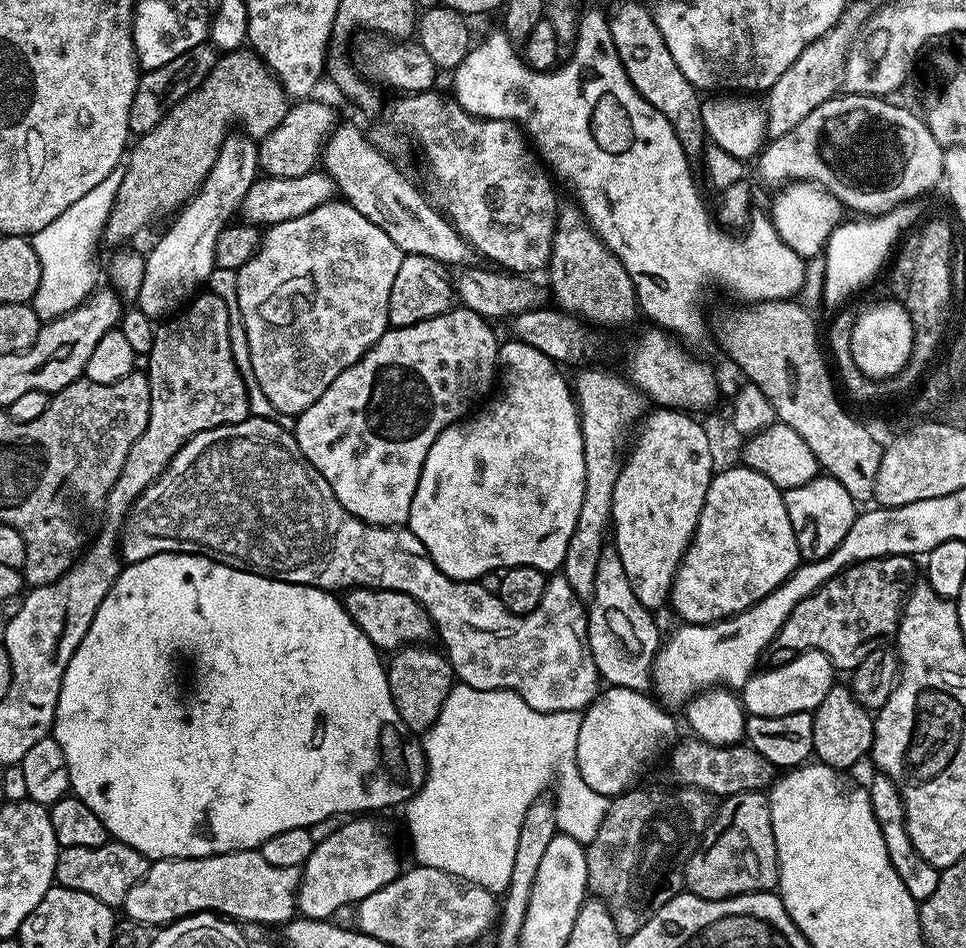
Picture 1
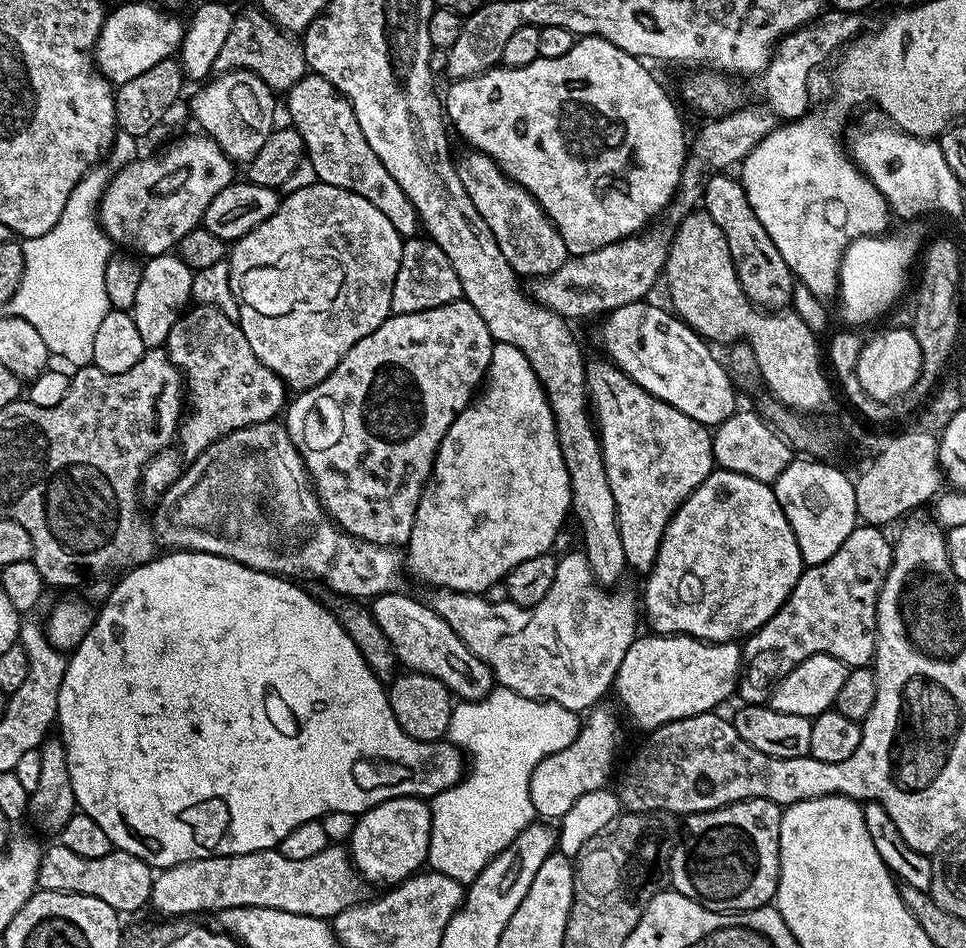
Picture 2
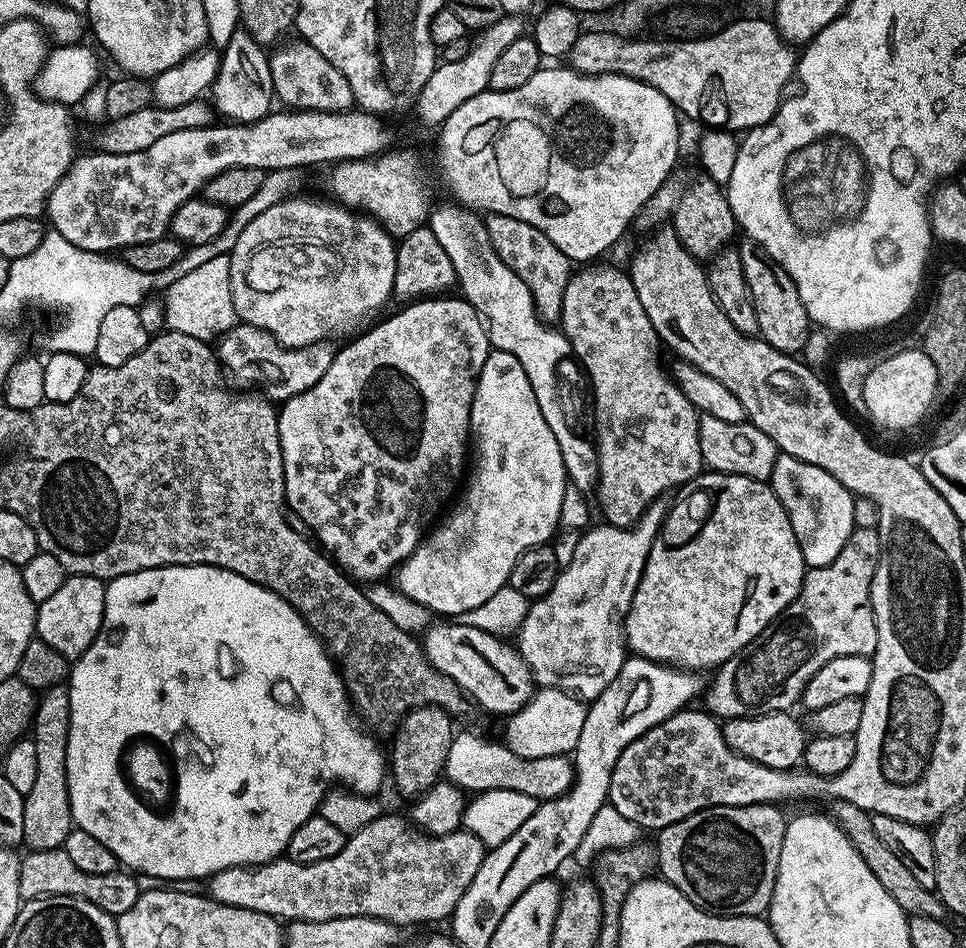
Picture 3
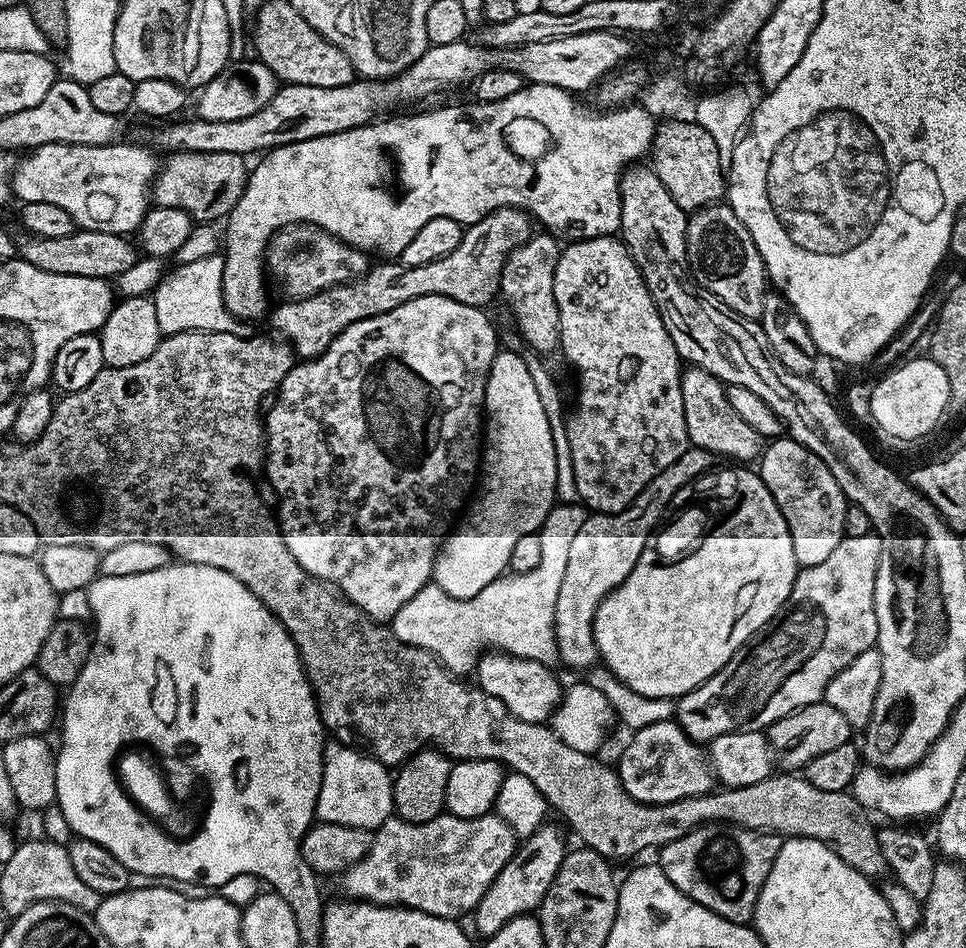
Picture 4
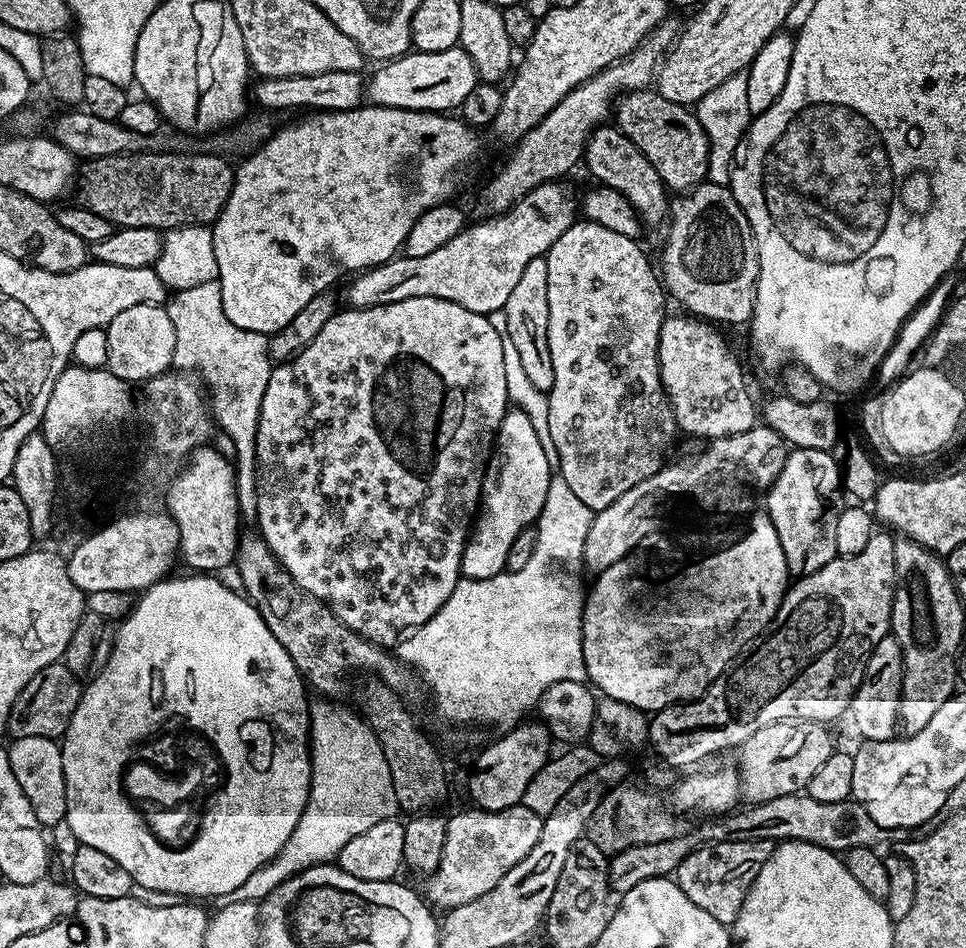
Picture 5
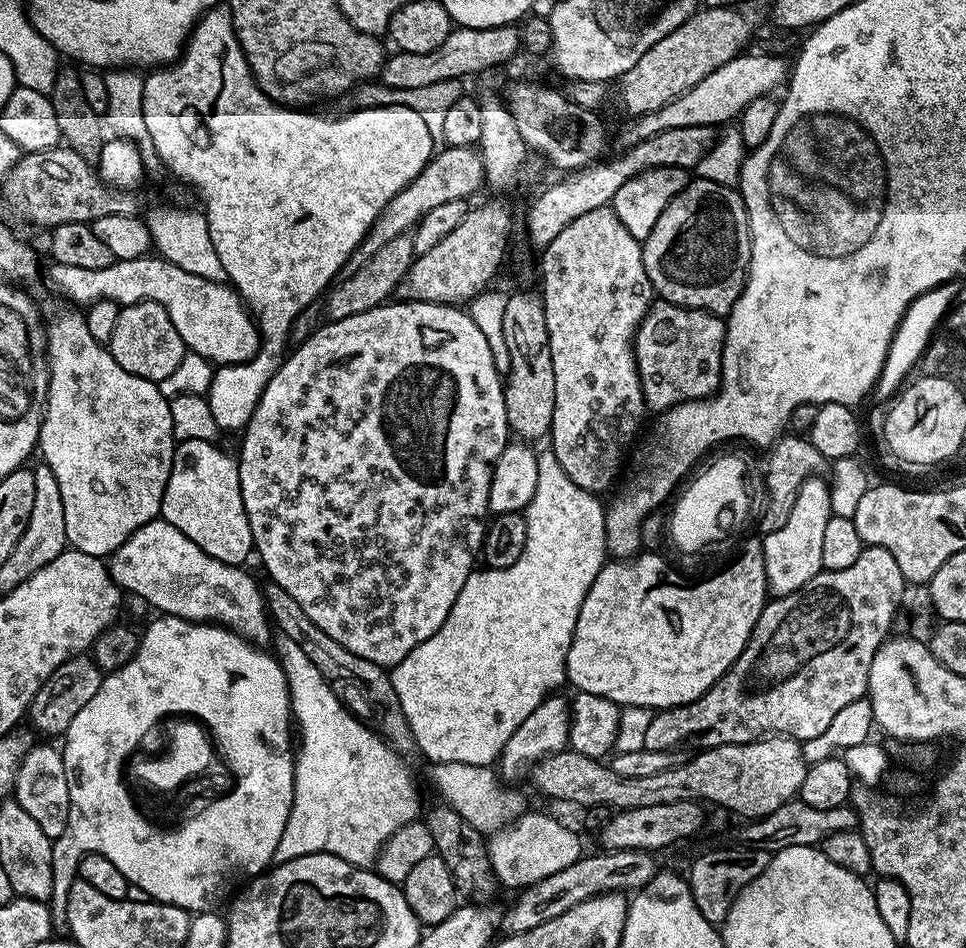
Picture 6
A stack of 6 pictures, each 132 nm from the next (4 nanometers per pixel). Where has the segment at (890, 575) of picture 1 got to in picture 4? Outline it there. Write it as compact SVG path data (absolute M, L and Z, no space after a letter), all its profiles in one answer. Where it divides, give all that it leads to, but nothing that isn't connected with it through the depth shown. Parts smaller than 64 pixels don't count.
M869 530L861 536L845 536L838 542L838 546L834 546L834 550L830 554L830 558L826 558L826 562L818 562L818 566L810 566L809 568L800 568L796 573L796 581L788 595L788 601L780 607L780 613L766 627L758 630L746 643L739 648L730 658L730 662L726 662L726 666L722 666L722 670L714 673L706 682L702 682L694 690L690 690L686 695L676 700L676 715L674 717L680 729L697 742L707 742L718 738L718 734L730 734L731 732L759 732L767 730L775 720L783 716L789 716L791 712L796 712L799 708L805 708L811 704L819 704L824 699L824 691L833 678L846 666L850 666L854 662L854 658L858 658L858 654L862 654L862 650L870 650L876 647L876 639L878 638L878 618L874 610L874 582L878 578L878 562L882 554L882 538L877 536L875 531Z

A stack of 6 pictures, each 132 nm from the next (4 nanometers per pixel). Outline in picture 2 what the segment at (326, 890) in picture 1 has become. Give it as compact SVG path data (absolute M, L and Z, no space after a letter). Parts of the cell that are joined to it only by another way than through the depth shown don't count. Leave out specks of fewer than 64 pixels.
M419 796L390 798L359 813L355 820L346 847L356 871L369 885L395 886L427 865L430 830L434 827L434 812L427 799Z

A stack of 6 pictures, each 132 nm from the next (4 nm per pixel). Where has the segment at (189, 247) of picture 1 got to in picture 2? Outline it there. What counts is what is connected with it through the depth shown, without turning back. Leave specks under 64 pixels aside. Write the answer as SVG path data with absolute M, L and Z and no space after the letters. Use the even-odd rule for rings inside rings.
M250 71L221 73L204 87L192 100L192 114L199 128L211 137L233 163L249 164L265 145L266 138L275 129L275 93L256 74ZM173 253L151 257L143 265L136 300L130 310L135 318L138 334L142 336L145 349L161 348L167 343L174 322L191 301L193 273L193 269L186 266L179 255Z

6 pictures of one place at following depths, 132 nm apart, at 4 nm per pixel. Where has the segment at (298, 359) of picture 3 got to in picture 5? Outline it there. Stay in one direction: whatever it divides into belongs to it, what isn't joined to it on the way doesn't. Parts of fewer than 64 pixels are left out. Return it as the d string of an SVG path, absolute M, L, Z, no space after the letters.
M553 182L553 183L550 183L550 184L539 184L539 186L537 186L534 190L530 190L530 194L526 194L514 206L510 206L506 211L504 211L502 213L489 215L487 218L484 218L484 219L488 219L488 220L482 221L481 224L469 223L467 225L467 227L465 227L463 232L460 232L454 238L450 238L450 242L446 242L446 246L441 246L440 249L434 250L433 252L431 252L431 254L426 254L425 256L423 256L423 258L410 258L409 256L405 256L403 254L400 254L400 255L397 255L395 258L386 261L385 264L377 264L375 268L370 268L370 269L367 269L367 270L359 273L359 275L357 275L355 277L355 279L353 279L353 280L356 280L356 281L354 281L353 284L350 285L349 288L348 288L348 301L347 301L347 303L349 305L351 305L351 307L353 307L353 308L373 308L374 306L386 306L387 304L393 304L394 302L402 302L406 298L442 298L446 302L454 302L458 306L462 306L466 310L470 310L471 312L477 312L478 314L482 314L483 316L487 316L489 312L498 311L500 309L503 309L506 306L506 298L510 298L510 294L511 294L511 292L513 292L514 286L516 285L516 283L518 283L520 281L520 279L522 279L522 273L525 272L526 266L528 265L528 263L529 262L534 262L534 258L538 258L539 256L547 257L548 251L550 250L550 246L554 246L554 242L558 242L558 238L562 238L562 234L566 234L566 230L568 229L568 227L571 226L571 224L577 223L577 220L578 220L578 200L577 200L577 197L576 197L576 200L575 200L575 198L572 197L571 194L568 193L567 190L564 189L562 185L563 185L563 183L560 183L560 182Z

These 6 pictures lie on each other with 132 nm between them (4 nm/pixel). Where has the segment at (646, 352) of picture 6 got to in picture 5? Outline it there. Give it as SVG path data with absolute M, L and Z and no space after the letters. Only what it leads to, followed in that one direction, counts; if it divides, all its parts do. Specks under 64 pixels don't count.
M672 314L665 315L664 325L660 331L658 338L658 366L660 367L660 377L662 378L662 386L664 392L668 396L670 406L674 410L674 418L676 419L677 429L681 433L689 432L692 436L704 436L705 441L713 440L714 438L722 438L730 434L742 434L746 430L750 430L758 422L758 404L752 401L752 396L748 393L748 384L744 381L744 368L736 361L736 356L732 353L731 348L727 342L724 341L724 336L711 323L705 322L691 314L680 314L684 316L672 316Z

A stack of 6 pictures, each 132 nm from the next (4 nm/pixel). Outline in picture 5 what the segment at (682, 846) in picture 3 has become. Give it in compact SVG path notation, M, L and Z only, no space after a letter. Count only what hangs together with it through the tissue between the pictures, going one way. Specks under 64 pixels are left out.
M744 841L744 842L718 842L706 844L696 848L691 854L677 866L674 879L694 902L694 906L702 906L710 918L714 918L719 924L725 926L735 925L738 914L742 910L742 902L746 902L746 894L758 878L758 870L772 856L773 841Z

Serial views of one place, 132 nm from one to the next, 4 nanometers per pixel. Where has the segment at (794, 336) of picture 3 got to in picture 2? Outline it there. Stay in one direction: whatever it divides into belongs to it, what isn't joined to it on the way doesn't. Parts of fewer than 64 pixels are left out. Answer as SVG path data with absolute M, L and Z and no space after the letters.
M724 172L713 173L709 176L704 185L702 208L710 214L710 218L714 219L722 230L722 234L726 234L727 246L734 260L739 284L748 300L764 311L783 309L791 301L796 283L795 276L792 275L778 248L774 246L765 226L754 214L739 179L730 178Z

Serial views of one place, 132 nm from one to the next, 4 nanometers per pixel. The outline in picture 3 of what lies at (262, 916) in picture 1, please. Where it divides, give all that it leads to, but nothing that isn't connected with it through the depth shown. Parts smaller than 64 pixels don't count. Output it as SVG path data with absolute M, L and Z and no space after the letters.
M380 816L377 820L369 819L357 832L351 833L345 839L342 850L338 850L338 854L334 854L334 858L322 858L322 862L299 864L293 860L281 858L246 868L227 868L218 874L207 877L207 895L226 906L242 906L246 910L258 910L262 914L270 914L284 922L291 922L293 920L326 922L334 918L350 918L351 916L369 916L370 918L385 920L397 926L405 926L404 924L428 924L431 920L447 921L451 917L453 910L458 906L458 900L462 898L462 894L466 893L467 887L470 886L470 882L473 881L474 876L478 873L478 868L482 866L486 846L474 833L467 830L457 830L450 834L442 834L441 836L429 836L427 832L421 832L415 827L410 826L409 821L405 817L404 820L400 816Z

